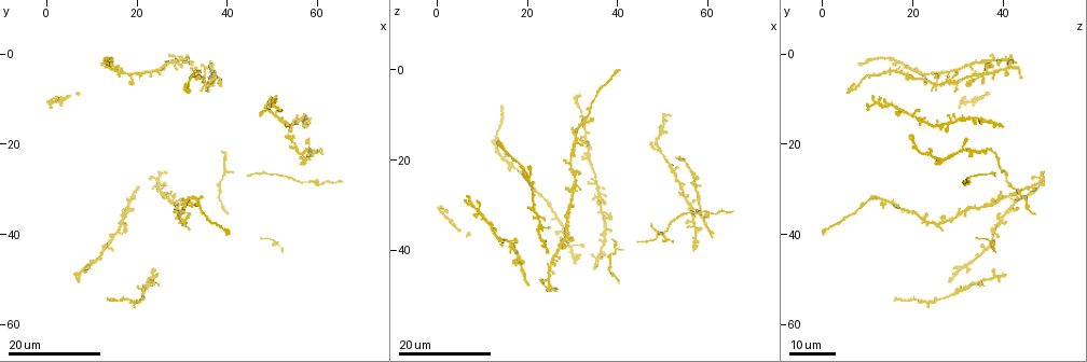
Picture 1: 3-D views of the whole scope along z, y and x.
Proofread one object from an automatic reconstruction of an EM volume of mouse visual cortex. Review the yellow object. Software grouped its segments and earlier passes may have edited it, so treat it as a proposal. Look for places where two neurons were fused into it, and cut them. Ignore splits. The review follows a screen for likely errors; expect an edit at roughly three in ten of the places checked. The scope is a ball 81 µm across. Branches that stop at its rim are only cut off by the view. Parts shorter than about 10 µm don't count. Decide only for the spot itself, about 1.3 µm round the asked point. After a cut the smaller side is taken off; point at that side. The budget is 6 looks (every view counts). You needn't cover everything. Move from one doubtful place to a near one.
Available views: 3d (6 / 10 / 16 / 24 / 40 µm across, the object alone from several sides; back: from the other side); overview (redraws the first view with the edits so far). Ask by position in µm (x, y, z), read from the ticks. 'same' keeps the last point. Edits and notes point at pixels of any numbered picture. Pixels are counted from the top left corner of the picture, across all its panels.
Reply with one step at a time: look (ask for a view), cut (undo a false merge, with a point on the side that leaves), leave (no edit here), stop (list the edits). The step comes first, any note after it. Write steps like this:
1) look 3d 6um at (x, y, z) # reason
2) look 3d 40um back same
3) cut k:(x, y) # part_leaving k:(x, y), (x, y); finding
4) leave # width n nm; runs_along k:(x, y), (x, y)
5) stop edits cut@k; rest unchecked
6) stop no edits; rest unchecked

look 3d 24um at (51.5, 14.5, 23.0) # four arms meet

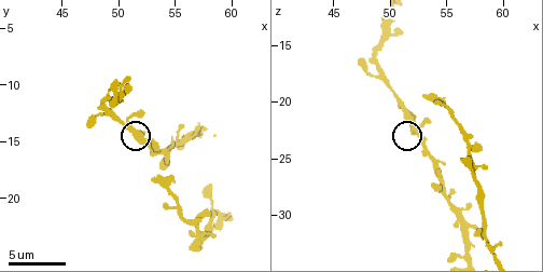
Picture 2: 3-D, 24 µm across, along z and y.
look 3d 6um at (52.2, 15.0, 22.4)

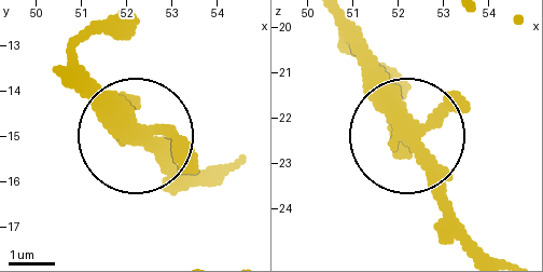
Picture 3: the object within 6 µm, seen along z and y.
leave # continuous, no second neuron

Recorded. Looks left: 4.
look 3d 16um at (39.5, 26.5, 40.0) # three arms meet

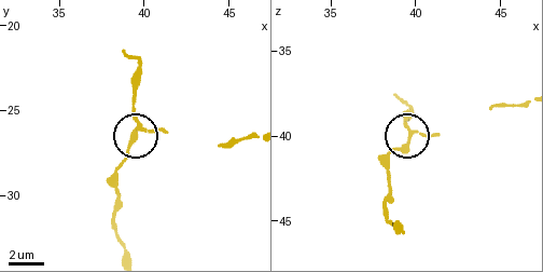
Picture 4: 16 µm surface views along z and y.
look 3d 10um at (39.6, 25.9, 39.8)

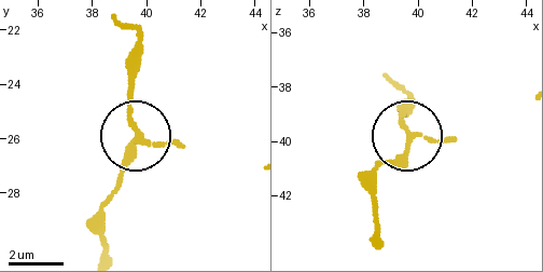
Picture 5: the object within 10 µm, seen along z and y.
leave # side_arm 81 um; arms 3; one neuron here

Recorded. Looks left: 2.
look 3d 16um at (16.0, 4.5, 21.5) # four arms meet

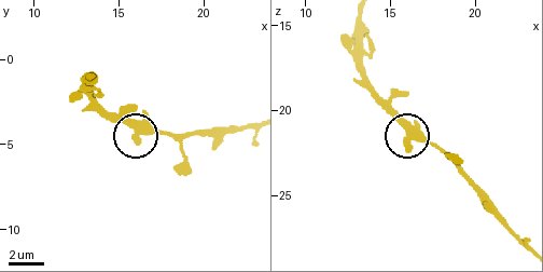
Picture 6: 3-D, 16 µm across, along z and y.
look 3d 6um at (16.1, 4.3, 21.2)

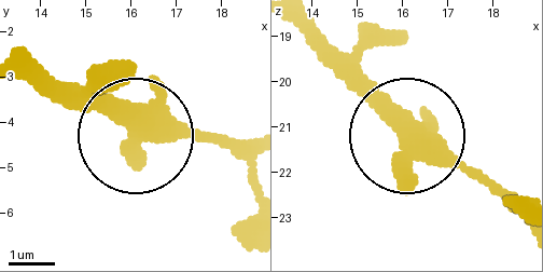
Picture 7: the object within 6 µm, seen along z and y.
leave # arms 4; runs_along 7:(247, 138), (142, 138), (65, 84); one neuron here

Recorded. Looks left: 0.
stop no edits; rest unchecked

